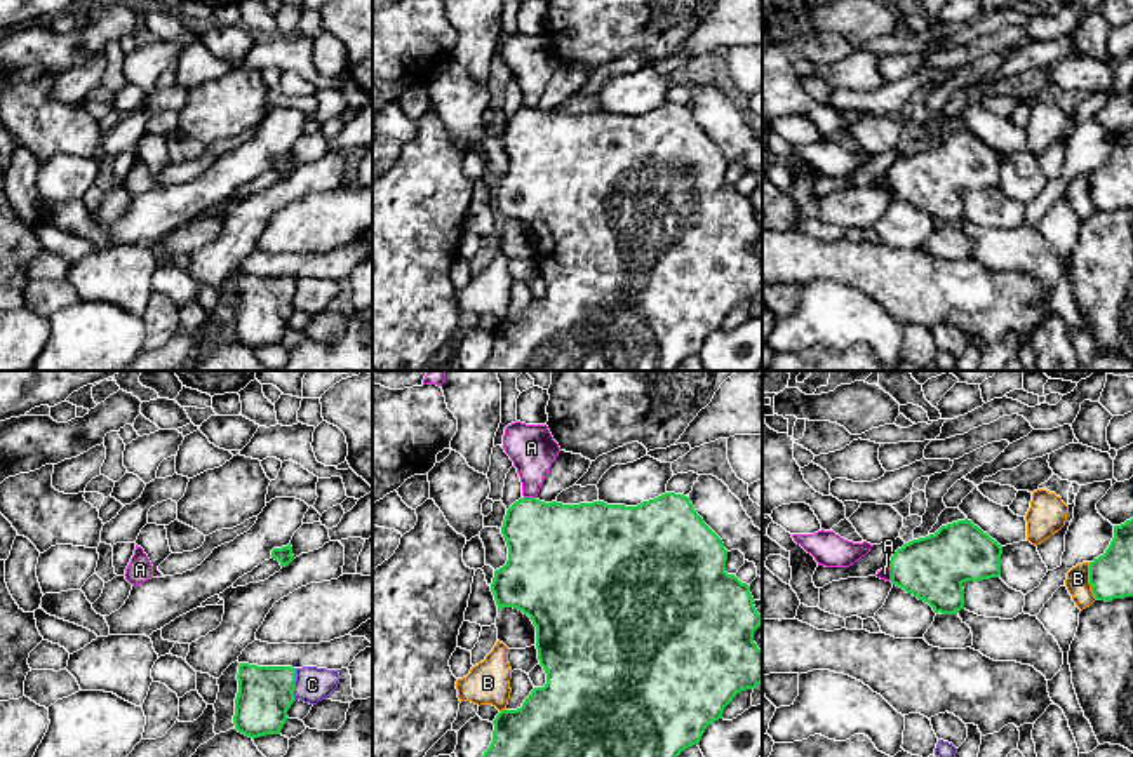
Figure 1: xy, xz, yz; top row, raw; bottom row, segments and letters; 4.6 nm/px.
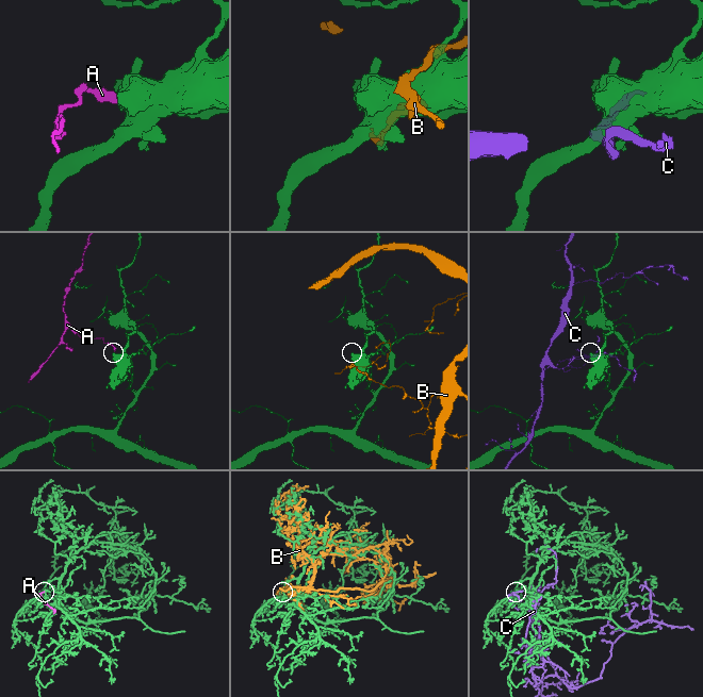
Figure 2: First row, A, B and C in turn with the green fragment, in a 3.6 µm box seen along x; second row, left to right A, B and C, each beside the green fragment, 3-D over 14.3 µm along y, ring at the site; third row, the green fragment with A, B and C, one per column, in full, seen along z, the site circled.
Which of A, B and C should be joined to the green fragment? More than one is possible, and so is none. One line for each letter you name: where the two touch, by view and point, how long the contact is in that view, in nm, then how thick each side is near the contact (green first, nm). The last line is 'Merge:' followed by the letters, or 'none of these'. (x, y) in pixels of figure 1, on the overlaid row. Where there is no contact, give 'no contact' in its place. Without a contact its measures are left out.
Merge: none of these

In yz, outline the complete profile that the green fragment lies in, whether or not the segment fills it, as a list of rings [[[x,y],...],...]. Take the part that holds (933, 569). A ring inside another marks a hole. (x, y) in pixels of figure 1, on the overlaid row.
[[[971,520],[942,526],[935,534],[912,539],[898,548],[891,560],[891,583],[928,602],[938,614],[957,614],[964,609],[966,581],[982,581],[1001,576],[1002,546]]]

